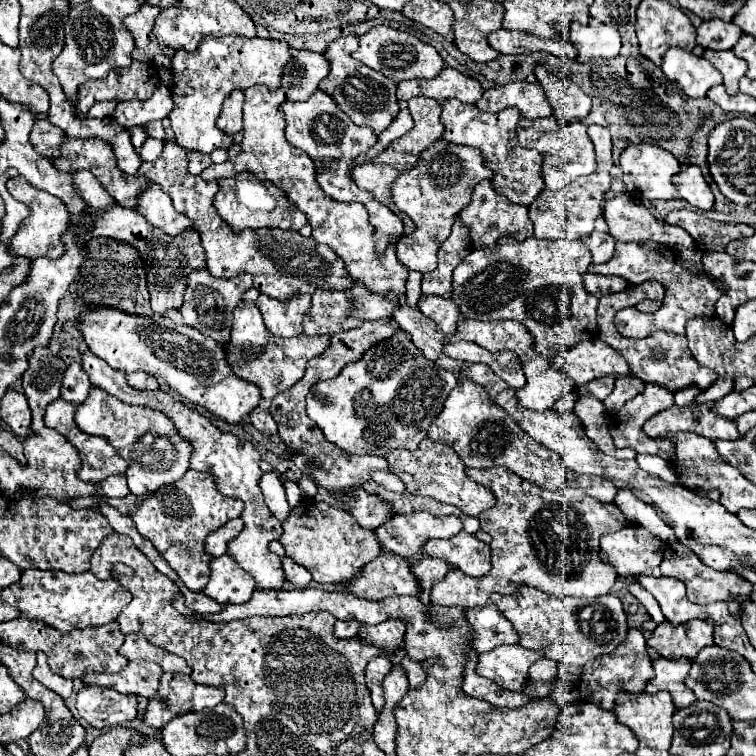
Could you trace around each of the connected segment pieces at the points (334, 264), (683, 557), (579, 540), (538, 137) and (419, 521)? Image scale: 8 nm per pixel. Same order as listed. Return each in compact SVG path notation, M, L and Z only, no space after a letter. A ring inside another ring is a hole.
M166 140L160 158L156 158L154 162L144 162L138 174L156 182L172 198L174 208L194 222L202 238L208 272L212 276L232 278L236 274L248 272L253 277L255 288L280 302L286 302L288 298L294 298L300 294L314 294L316 288L350 290L354 286L344 266L344 260L336 256L328 246L318 244L314 238L304 238L298 232L276 230L276 228L242 230L240 234L234 234L234 230L220 218L220 214L212 206L212 200L216 192L220 190L218 182L204 180L200 176L190 176L186 150L178 146L174 140ZM256 246L270 246L270 260L266 258L266 252L254 252Z
M684 548L684 550L670 550L662 564L660 564L660 570L664 576L672 576L672 578L678 578L686 584L686 590L688 590L688 600L694 602L694 604L710 604L710 602L726 602L728 608L730 608L730 614L734 618L740 618L742 616L742 606L740 602L744 602L744 598L750 598L750 592L752 592L752 584L748 584L744 578L740 578L738 574L732 574L732 572L716 572L712 570L710 566L702 564L700 558L696 554L692 554L692 550Z
M498 466L498 468L468 468L468 476L490 488L496 496L496 506L490 510L484 510L478 520L482 524L482 530L492 536L492 568L486 576L482 578L470 578L458 568L450 570L442 582L438 582L432 592L430 600L432 604L440 606L462 606L462 608L474 608L474 606L484 606L490 598L490 594L514 594L518 586L534 586L546 594L552 596L576 596L576 598L596 598L604 596L610 592L614 586L618 574L612 564L602 562L598 552L600 552L600 538L608 532L622 530L630 522L626 516L620 512L616 504L604 504L588 494L584 494L580 488L568 488L560 492L548 492L542 490L540 486L520 478L512 470Z
M554 114L546 116L546 118L538 118L538 120L530 120L530 118L520 116L518 126L516 126L516 134L518 134L520 146L534 148L542 154L542 180L544 180L546 188L550 188L550 190L564 190L570 186L570 182L574 178L592 174L596 170L594 146L592 146L588 132L586 132L586 126L580 120L574 120L574 122L560 126L556 122Z
M414 512L392 516L376 528L378 542L390 552L412 558L430 538L452 538L462 530L460 518L432 516L428 512Z

